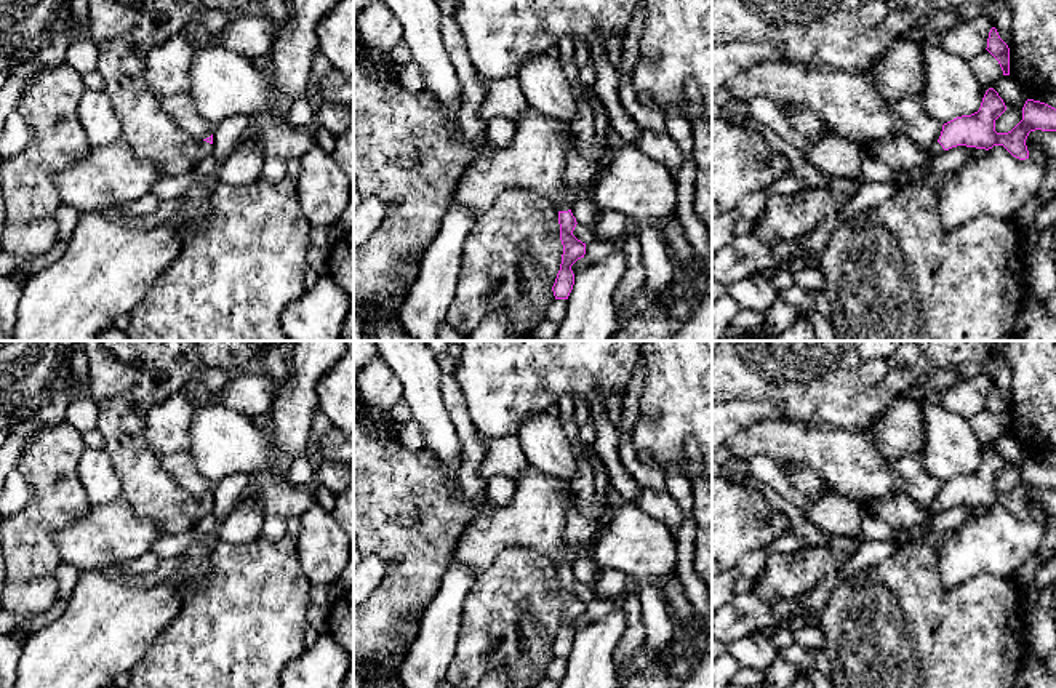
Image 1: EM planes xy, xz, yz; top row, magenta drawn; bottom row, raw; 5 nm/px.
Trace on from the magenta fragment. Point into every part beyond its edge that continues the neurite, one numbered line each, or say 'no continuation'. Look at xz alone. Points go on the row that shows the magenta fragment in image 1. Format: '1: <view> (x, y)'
1: xz (535, 160)

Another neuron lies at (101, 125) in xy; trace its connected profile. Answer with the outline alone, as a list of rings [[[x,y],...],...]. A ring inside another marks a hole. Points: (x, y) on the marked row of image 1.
[[[85,90],[78,102],[78,120],[91,147],[109,146],[122,138],[122,122],[104,90]]]

